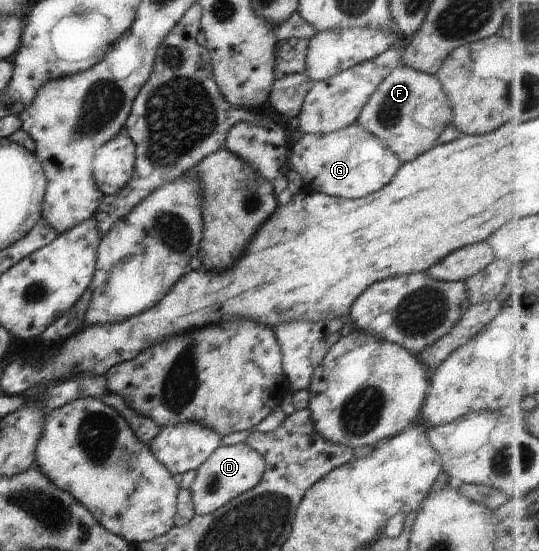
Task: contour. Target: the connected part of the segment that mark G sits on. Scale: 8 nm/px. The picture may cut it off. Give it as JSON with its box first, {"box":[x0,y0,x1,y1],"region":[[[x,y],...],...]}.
{"box":[290,123,403,199],"region":[[[357,123],[327,134],[309,133],[290,145],[290,168],[301,176],[305,192],[325,193],[330,197],[358,199],[389,184],[403,164],[389,147]]]}

